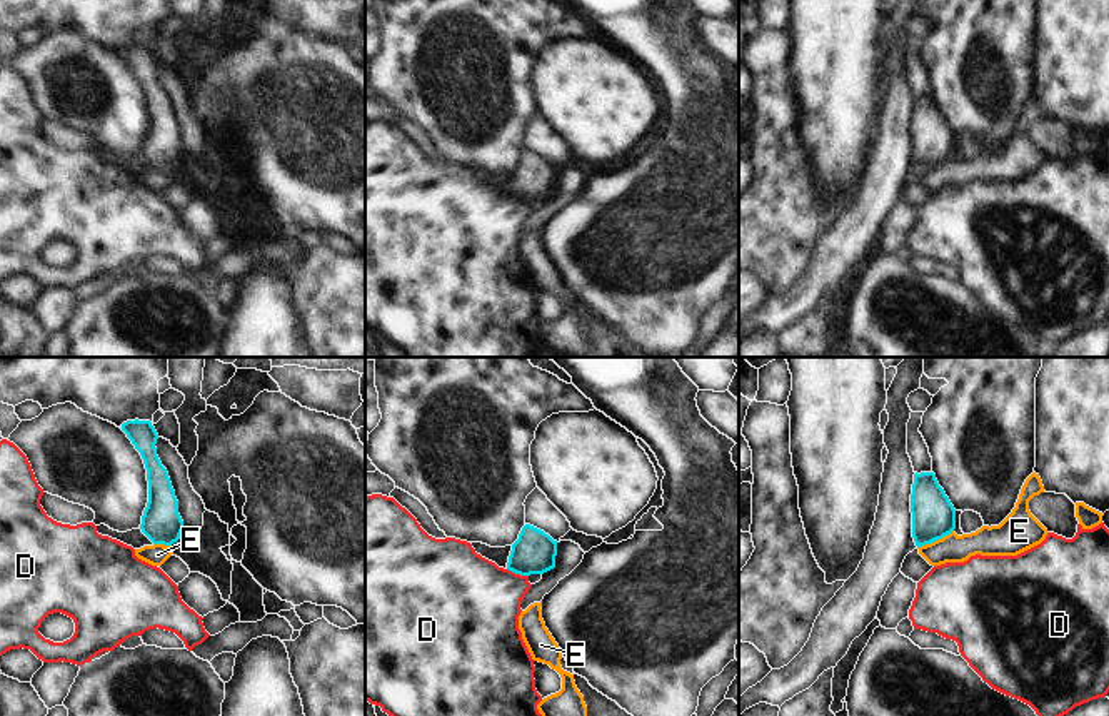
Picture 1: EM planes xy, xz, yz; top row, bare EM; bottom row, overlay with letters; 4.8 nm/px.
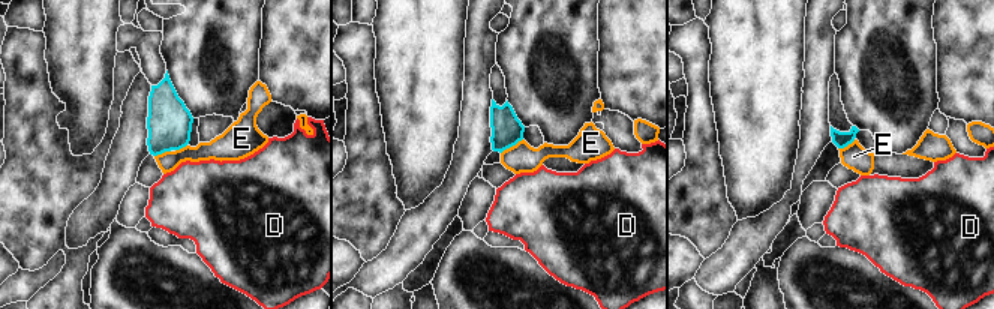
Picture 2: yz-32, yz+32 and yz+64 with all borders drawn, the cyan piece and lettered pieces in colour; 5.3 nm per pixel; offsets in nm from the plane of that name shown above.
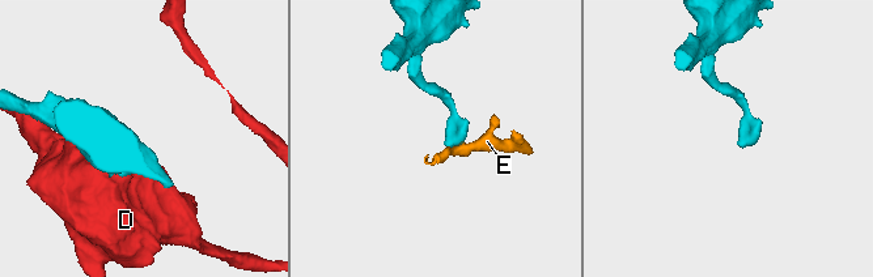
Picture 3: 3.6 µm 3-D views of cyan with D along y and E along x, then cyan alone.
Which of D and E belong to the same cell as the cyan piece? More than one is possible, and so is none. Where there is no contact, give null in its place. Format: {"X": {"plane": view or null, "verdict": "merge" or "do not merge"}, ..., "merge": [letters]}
{"D": {"plane": "xz", "verdict": "do not merge"}, "E": {"plane": "yz", "verdict": "do not merge"}, "merge": []}

